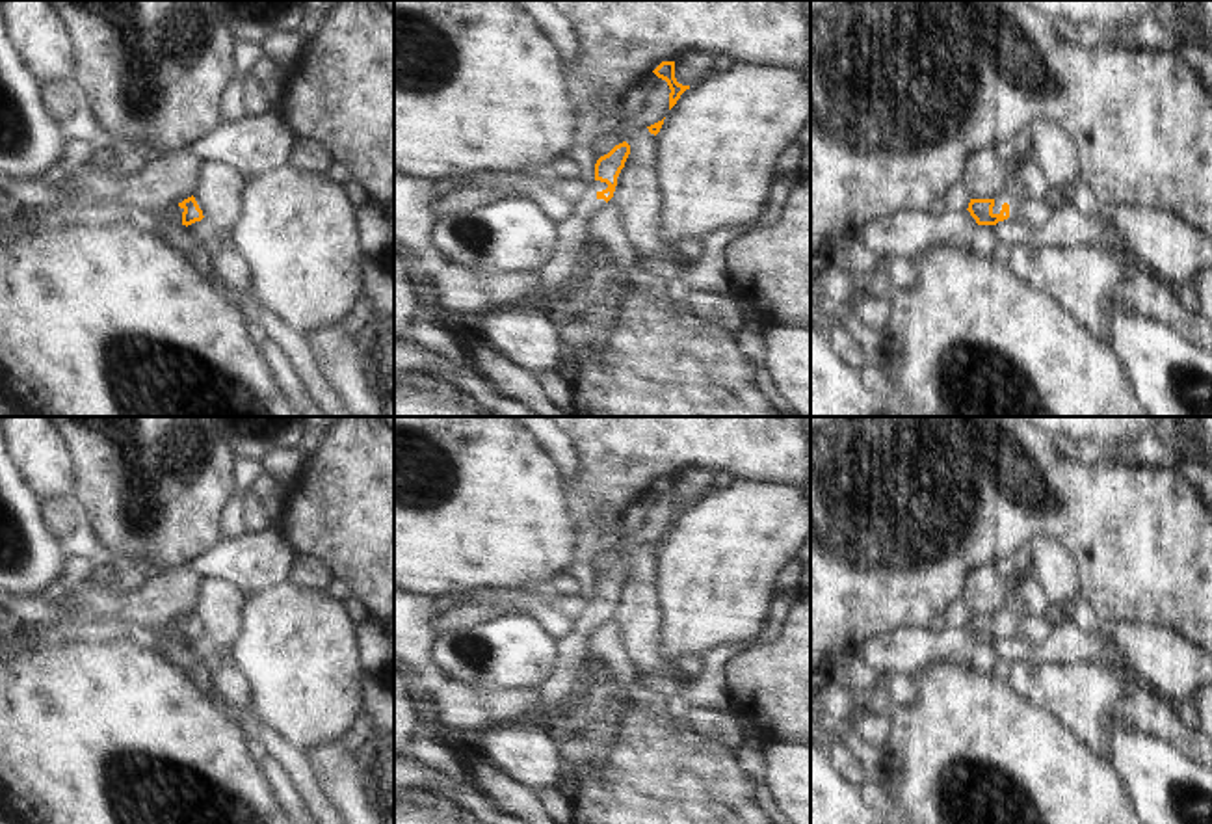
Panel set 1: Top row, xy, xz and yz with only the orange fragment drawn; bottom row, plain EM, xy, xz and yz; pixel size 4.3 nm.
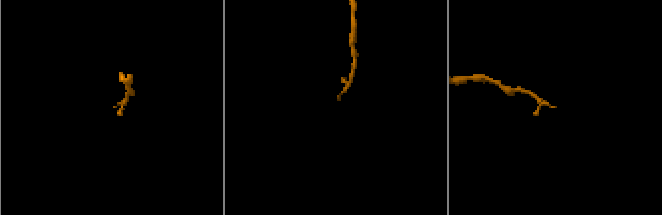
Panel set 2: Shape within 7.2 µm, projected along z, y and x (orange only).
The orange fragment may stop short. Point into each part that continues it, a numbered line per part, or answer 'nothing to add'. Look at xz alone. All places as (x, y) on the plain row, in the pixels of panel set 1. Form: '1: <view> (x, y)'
1: xz (569, 653)

